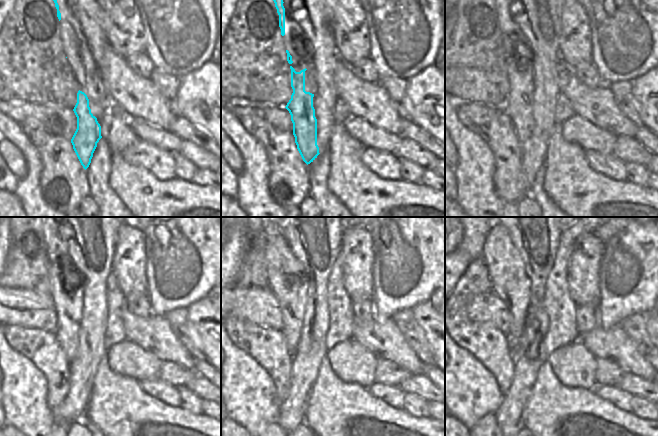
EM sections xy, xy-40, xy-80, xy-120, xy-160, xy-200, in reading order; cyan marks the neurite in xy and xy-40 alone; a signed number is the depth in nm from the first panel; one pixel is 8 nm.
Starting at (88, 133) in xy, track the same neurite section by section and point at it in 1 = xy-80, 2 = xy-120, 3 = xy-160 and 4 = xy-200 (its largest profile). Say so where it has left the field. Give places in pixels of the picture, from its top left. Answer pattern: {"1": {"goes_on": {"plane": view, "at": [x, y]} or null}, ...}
{"1": {"goes_on": {"plane": "xy-80", "at": [519, 106]}}, "2": {"goes_on": {"plane": "xy-120", "at": [68, 308]}}, "3": {"goes_on": {"plane": "xy-160", "at": [283, 268]}}, "4": {"goes_on": {"plane": "xy-200", "at": [506, 267]}}}

